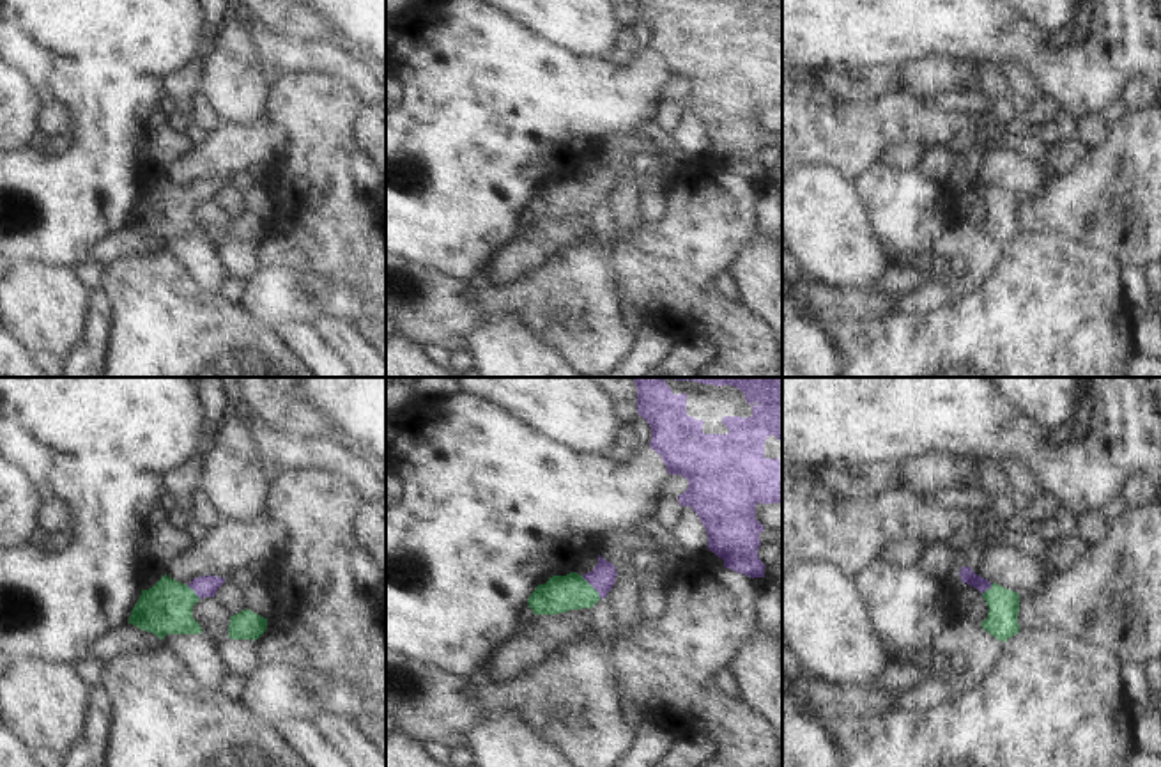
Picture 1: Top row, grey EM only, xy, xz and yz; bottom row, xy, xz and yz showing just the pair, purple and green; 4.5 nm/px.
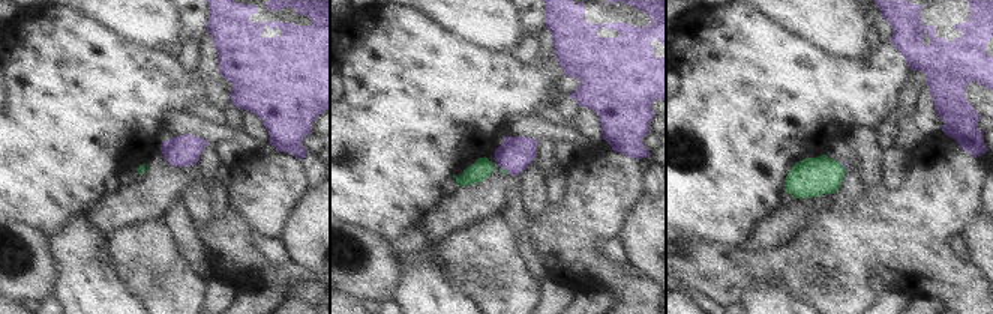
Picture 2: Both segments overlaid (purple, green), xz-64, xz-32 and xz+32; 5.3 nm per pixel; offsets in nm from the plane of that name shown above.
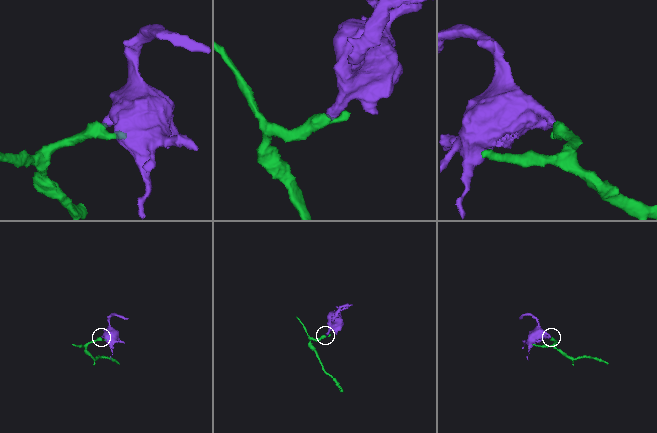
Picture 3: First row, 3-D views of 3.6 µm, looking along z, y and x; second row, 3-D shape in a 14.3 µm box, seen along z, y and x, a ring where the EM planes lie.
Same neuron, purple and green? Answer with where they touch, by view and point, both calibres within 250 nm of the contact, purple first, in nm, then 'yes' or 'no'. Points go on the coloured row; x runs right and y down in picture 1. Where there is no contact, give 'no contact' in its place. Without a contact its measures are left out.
meets purple in xz at (592, 585); 120 nm thick on the purple side, 170 nm on the other; yes

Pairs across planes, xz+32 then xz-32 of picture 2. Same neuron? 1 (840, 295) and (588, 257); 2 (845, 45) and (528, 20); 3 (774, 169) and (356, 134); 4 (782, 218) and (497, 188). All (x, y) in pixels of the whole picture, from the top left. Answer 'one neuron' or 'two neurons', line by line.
1: one neuron
2: two neurons
3: one neuron
4: one neuron

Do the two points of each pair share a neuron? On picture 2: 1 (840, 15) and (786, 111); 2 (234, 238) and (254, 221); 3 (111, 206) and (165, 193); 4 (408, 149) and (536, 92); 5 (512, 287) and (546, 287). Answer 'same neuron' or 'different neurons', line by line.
1: different neurons
2: same neuron
3: same neuron
4: same neuron
5: different neurons

